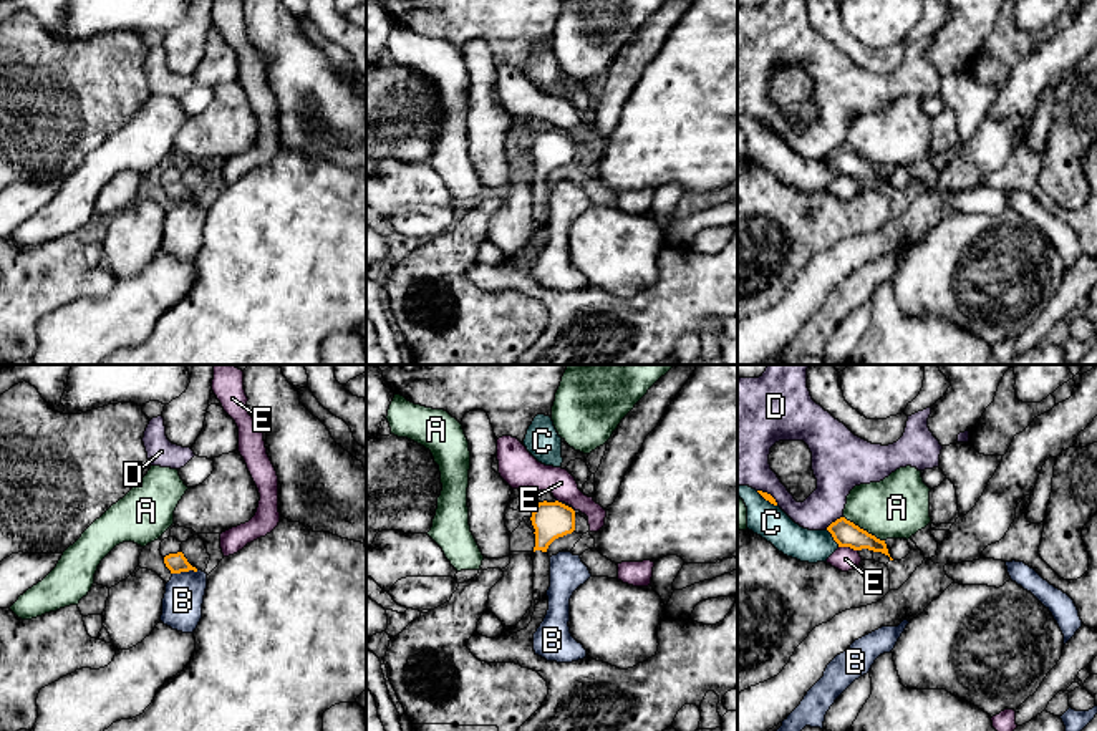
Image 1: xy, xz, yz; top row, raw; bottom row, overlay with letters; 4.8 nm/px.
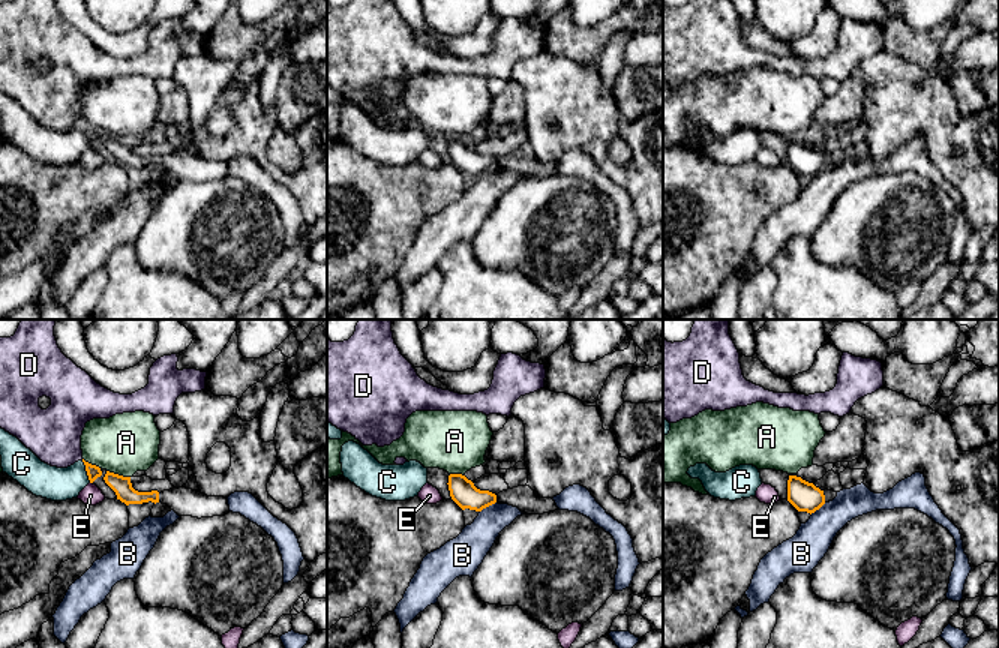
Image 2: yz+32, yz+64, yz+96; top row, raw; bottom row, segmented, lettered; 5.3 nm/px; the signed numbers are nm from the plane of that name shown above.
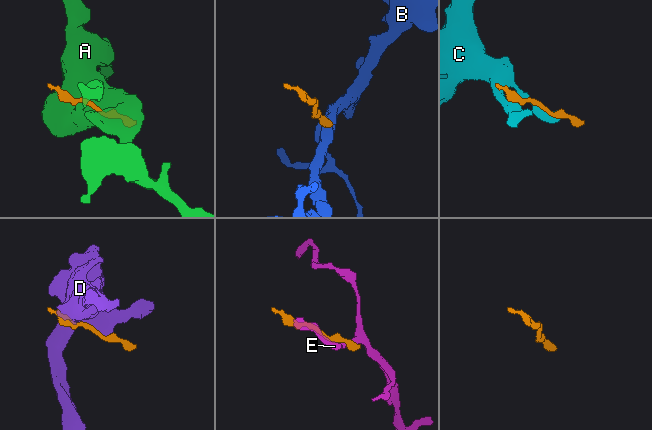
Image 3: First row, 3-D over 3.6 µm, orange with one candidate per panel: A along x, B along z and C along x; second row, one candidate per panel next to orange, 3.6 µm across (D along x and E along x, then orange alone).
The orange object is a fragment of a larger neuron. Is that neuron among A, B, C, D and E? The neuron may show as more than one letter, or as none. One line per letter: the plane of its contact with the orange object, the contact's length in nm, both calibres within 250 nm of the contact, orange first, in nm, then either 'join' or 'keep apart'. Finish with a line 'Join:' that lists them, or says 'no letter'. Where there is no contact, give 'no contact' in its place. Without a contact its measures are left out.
A: contact in yz; length 240 nm; calibres 120 and 300 nm; keep apart
B: contact in xy; length 130 nm; calibres 100 and 190 nm; keep apart
C: contact in yz; length 110 nm; calibres 120 and 160 nm; keep apart
D: contact in yz; length 110 nm; calibres 120 and 220 nm; keep apart
E: contact in yz; length 100 nm; calibres 120 and 120 nm; keep apart
Join: no letter

